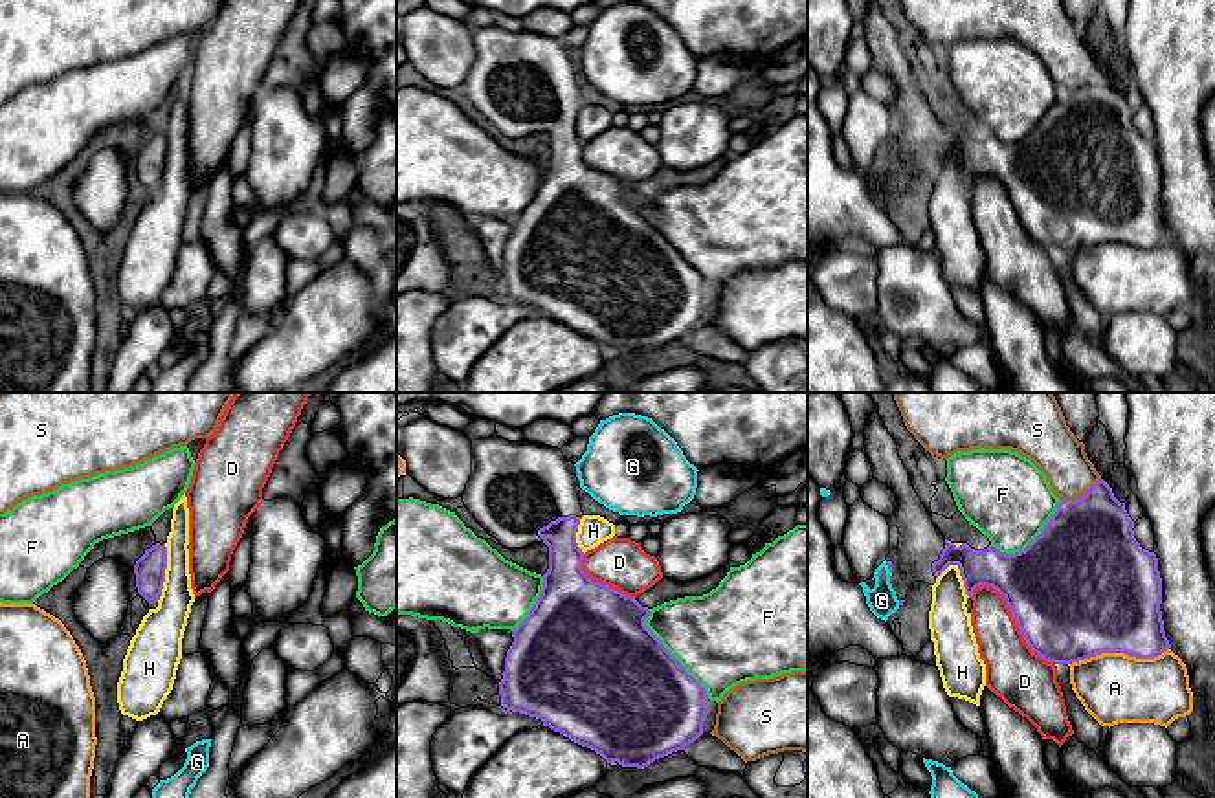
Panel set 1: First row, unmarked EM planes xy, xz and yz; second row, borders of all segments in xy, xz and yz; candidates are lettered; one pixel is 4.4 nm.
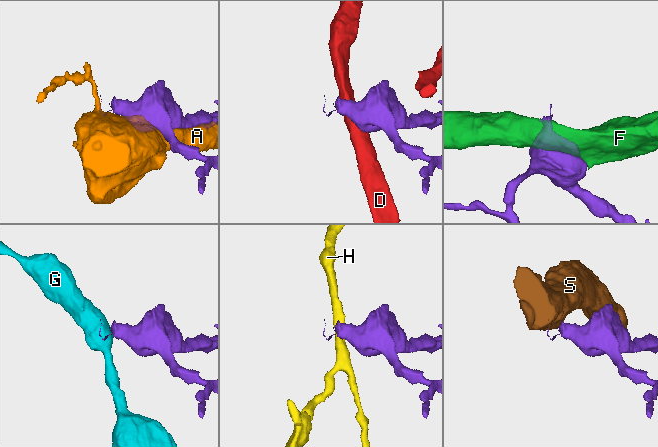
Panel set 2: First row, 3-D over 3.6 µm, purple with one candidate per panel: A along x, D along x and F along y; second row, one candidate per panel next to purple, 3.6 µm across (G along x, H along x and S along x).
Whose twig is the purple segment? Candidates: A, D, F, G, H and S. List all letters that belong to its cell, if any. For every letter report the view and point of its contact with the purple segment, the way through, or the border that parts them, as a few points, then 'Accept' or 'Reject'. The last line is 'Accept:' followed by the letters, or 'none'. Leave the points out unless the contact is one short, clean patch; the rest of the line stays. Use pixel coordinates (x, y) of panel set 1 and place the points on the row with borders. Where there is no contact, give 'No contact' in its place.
A: Touches purple at yz (1118, 652). Reject
D: Touches purple at yz (1015, 620). Reject
F: Touches purple at xz (670, 653). Reject
G: Touches purple at yz (889, 567). Boundary: yz (885, 562), (891, 573). Reject
H: Touches purple at xy (164, 573). Boundary: xy (166, 543), (166, 580), (156, 600). Reject
S: Touches purple at yz (1083, 496). Reject
Accept: none

